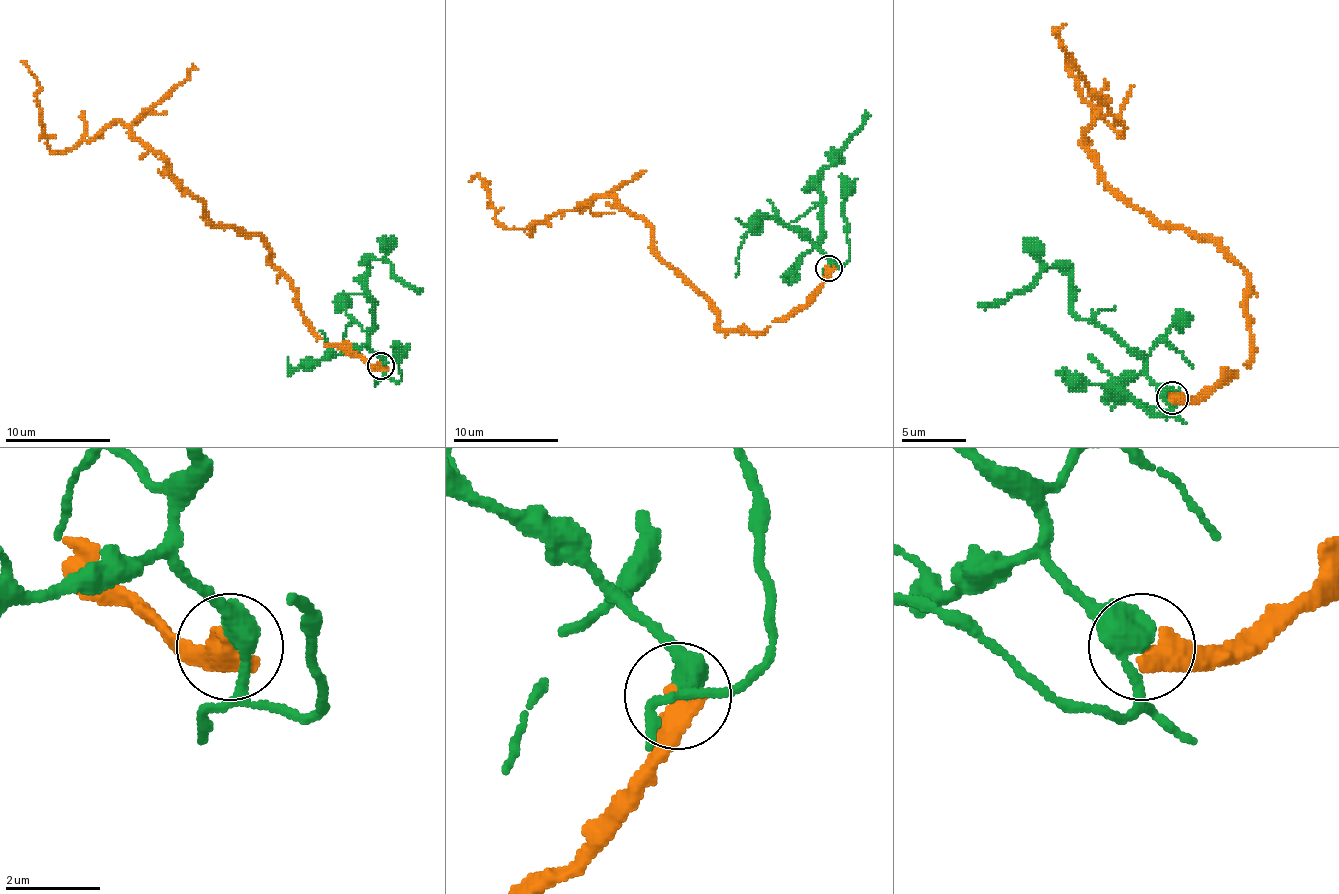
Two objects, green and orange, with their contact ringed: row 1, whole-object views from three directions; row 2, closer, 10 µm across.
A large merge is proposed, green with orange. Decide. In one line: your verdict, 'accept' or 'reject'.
reject

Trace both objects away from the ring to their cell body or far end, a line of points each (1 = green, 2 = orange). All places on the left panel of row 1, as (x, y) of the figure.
1: (380, 365), (369, 346), (367, 264), (385, 259), (417, 291)
2: (380, 365), (327, 346), (269, 246), (216, 227), (119, 122), (76, 146), (47, 146), (39, 85), (21, 61)

